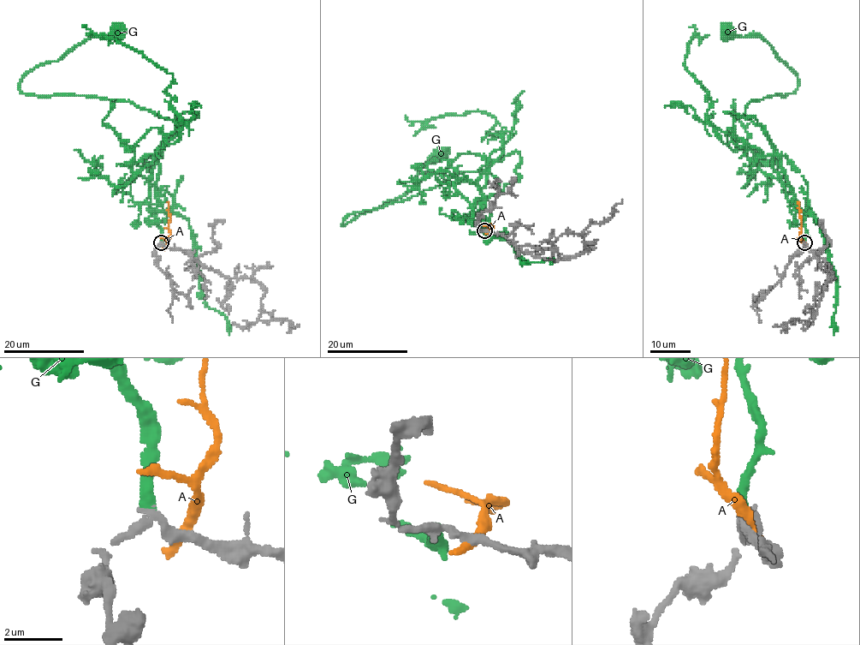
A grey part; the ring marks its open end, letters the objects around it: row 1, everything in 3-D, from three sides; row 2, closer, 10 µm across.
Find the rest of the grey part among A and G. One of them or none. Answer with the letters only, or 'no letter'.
G

